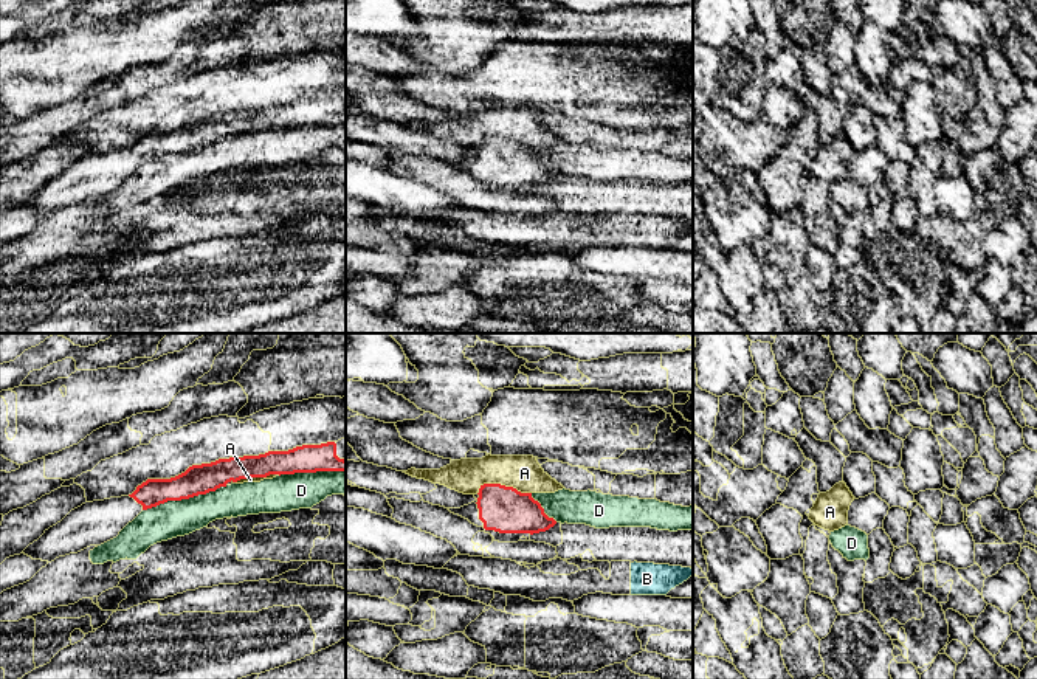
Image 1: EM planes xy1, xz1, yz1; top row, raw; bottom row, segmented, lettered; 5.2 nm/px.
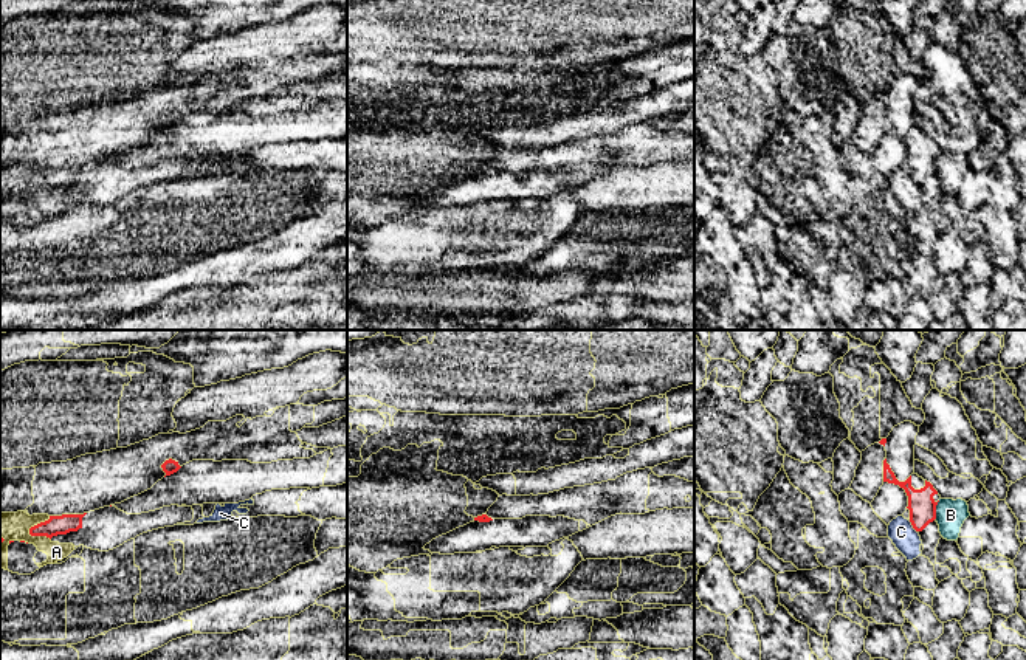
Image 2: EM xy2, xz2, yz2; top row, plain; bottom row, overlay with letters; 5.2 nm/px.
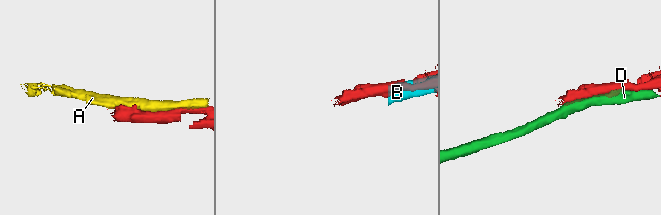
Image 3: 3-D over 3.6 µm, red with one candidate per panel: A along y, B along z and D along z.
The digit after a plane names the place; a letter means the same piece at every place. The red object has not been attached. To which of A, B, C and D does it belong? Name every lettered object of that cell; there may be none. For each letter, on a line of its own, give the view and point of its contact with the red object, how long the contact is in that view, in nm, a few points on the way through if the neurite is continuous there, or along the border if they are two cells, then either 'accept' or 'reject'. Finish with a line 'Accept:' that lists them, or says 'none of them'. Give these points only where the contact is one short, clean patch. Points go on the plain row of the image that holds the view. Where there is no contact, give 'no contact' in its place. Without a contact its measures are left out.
A: xz1 (504, 138) | 280 nm | reject
B: yz2 (935, 163) | 100 nm | reject
C: yz2 (913, 180) | 80 nm | along yz2 (908, 174), (916, 185) | reject
D: xy1 (185, 151) | 460 nm | reject
Accept: none of them

